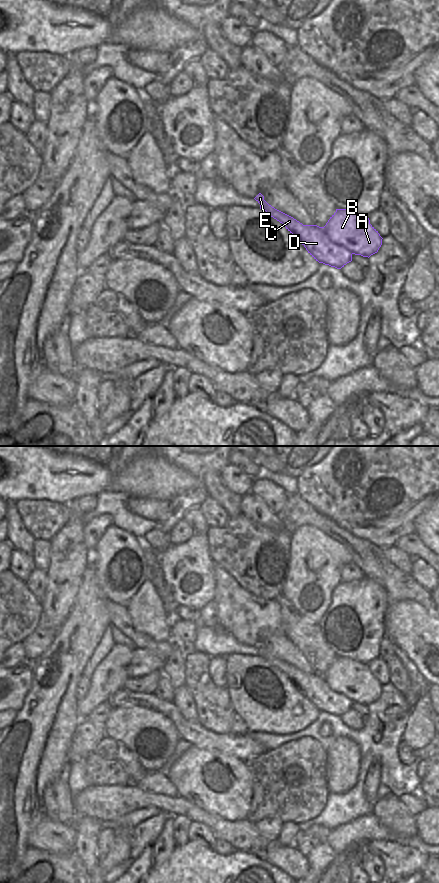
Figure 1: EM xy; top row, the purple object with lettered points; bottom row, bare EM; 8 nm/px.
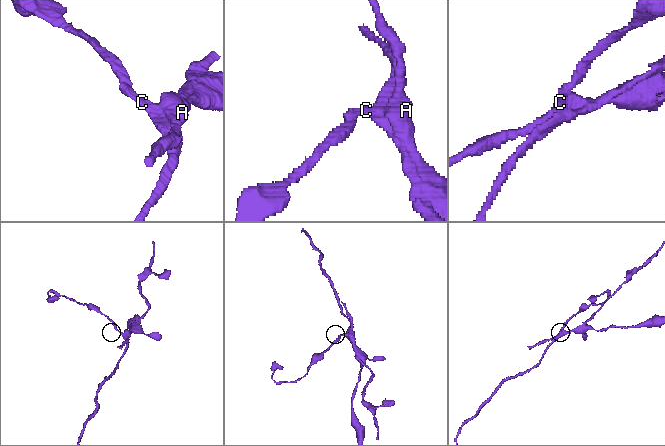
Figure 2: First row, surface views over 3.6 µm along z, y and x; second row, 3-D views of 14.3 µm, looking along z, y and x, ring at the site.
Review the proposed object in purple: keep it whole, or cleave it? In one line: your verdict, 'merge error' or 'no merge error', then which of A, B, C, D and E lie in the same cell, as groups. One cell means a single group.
merge error | A B / C D E

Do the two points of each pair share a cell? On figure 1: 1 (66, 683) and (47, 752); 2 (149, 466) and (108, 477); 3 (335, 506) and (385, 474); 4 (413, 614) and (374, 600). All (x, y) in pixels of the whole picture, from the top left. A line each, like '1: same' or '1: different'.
1: same
2: same
3: same
4: different

